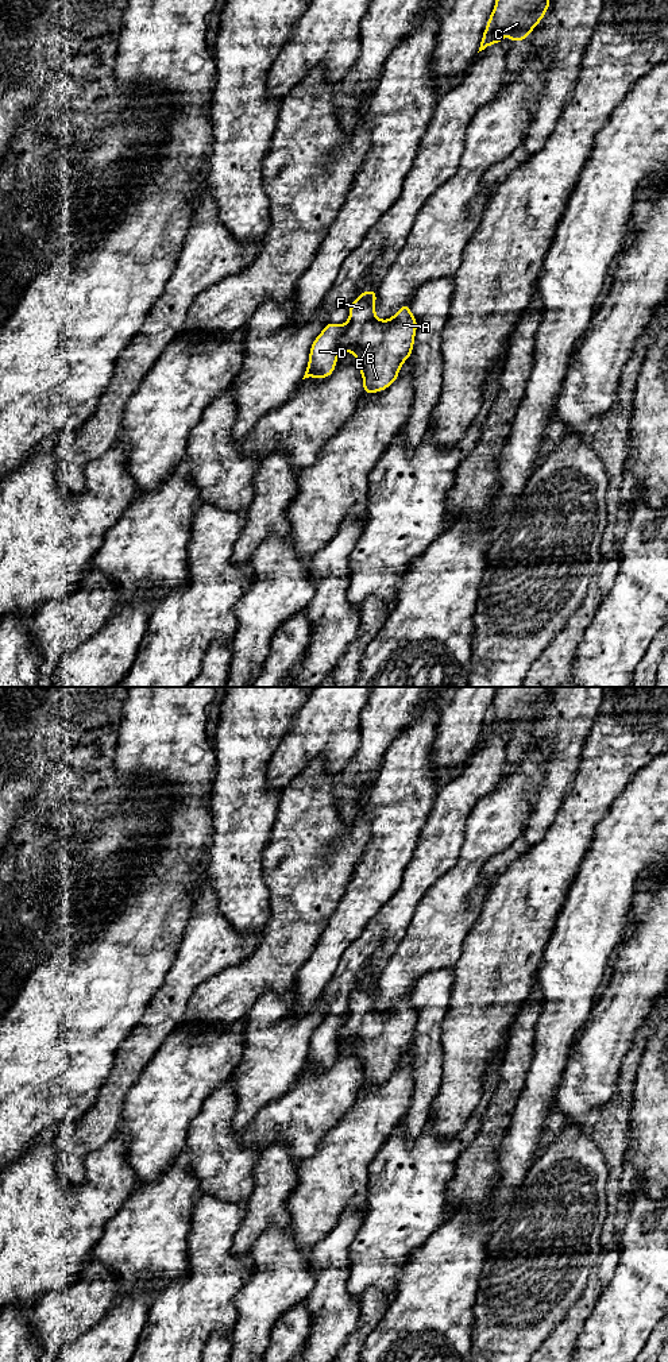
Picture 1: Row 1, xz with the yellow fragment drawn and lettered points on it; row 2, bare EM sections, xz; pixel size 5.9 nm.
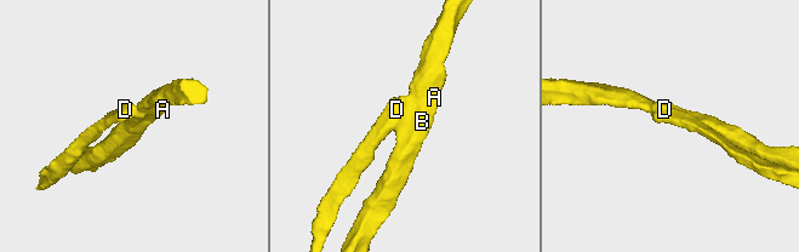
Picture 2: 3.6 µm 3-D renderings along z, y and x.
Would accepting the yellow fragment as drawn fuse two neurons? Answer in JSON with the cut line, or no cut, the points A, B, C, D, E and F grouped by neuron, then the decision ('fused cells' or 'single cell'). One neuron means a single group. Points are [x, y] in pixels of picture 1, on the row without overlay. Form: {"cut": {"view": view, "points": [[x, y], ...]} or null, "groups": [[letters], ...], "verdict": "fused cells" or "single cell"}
{"cut": {"view": "xz", "points": [[347, 1015], [338, 1031], [336, 1044]]}, "groups": [["A", "B", "C", "E", "F"], ["D"]], "verdict": "fused cells"}

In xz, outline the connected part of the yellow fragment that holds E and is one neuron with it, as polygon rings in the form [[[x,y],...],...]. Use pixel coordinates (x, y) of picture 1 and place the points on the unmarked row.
[[[377,980],[364,981],[351,993],[347,1019],[336,1035],[337,1045],[355,1045],[363,1085],[386,1081],[397,1072],[401,1057],[412,1047],[417,1022],[409,993],[389,1011],[379,1011],[375,992]]]

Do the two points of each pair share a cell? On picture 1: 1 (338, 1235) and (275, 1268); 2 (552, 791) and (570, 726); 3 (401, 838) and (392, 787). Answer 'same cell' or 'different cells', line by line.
1: different cells
2: same cell
3: same cell

